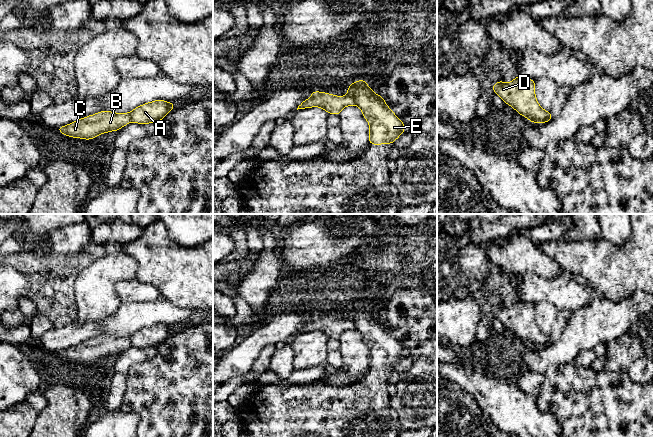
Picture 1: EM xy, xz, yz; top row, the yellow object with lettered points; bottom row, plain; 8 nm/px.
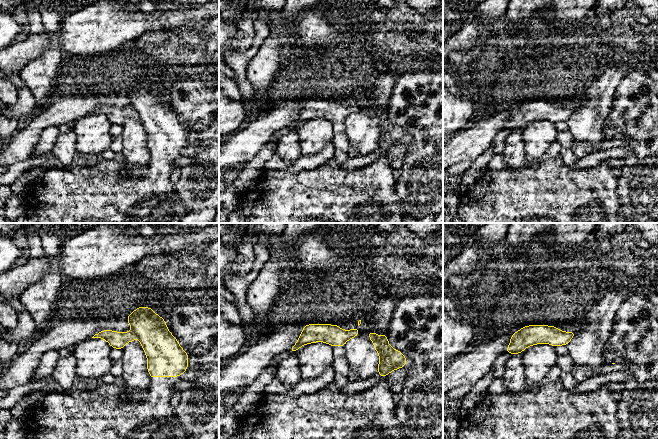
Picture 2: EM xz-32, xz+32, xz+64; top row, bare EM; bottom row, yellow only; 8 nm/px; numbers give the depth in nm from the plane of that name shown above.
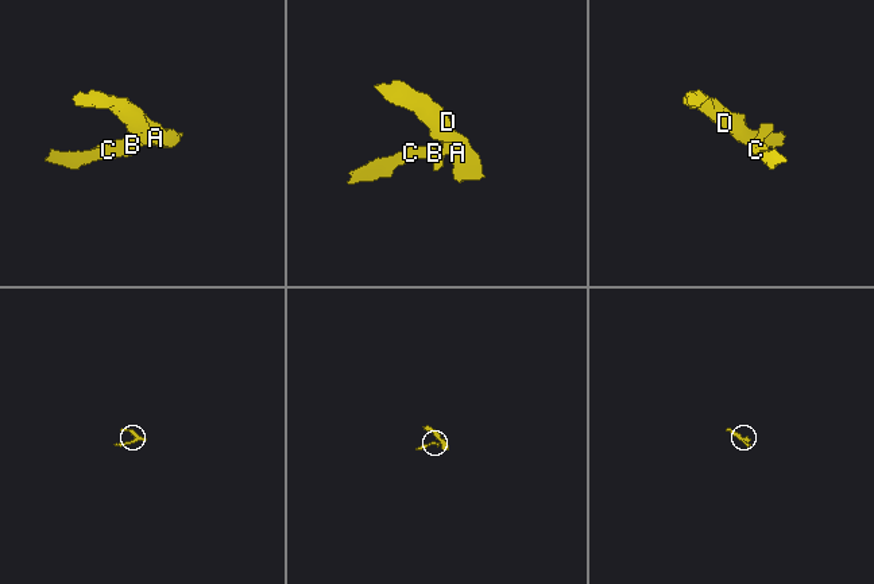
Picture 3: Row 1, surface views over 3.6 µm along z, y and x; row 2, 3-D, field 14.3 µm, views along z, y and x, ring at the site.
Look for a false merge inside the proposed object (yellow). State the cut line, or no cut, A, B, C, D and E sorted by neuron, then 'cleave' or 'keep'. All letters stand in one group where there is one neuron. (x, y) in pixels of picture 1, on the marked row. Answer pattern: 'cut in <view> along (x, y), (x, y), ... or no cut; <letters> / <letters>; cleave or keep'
cut in xz along (348, 93), (356, 103); A D E / B C; cleave

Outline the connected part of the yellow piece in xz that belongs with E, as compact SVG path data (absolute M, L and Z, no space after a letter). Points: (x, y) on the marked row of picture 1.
M364 80L352 83L347 90L369 123L369 144L392 144L405 131L405 125Z

